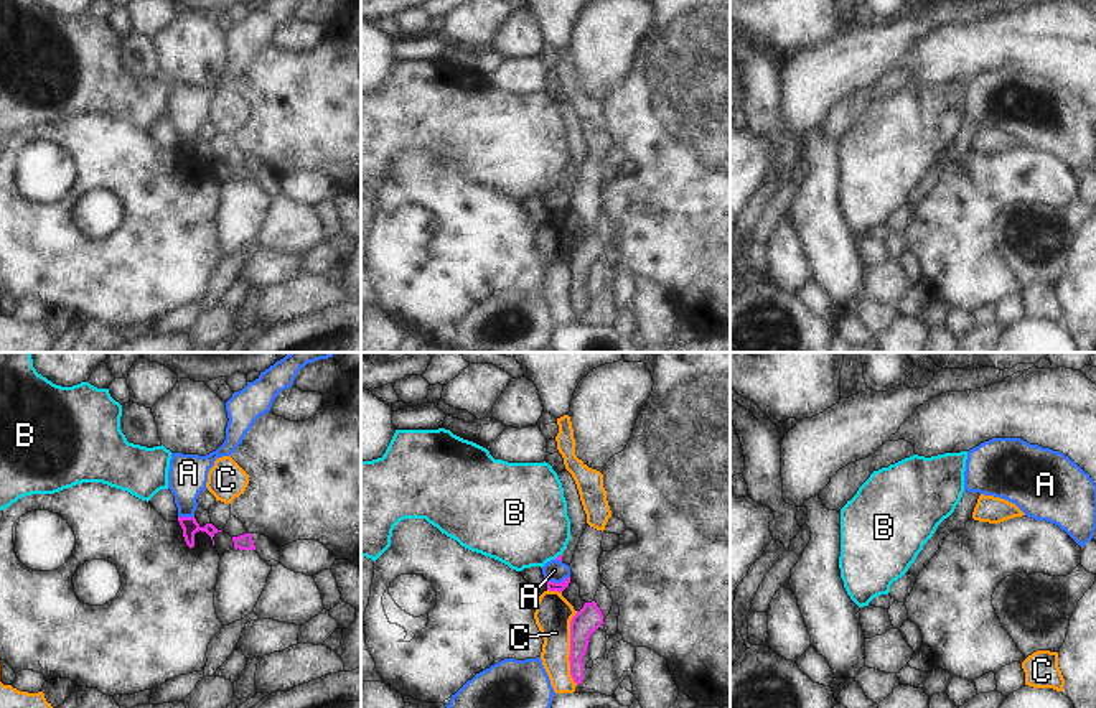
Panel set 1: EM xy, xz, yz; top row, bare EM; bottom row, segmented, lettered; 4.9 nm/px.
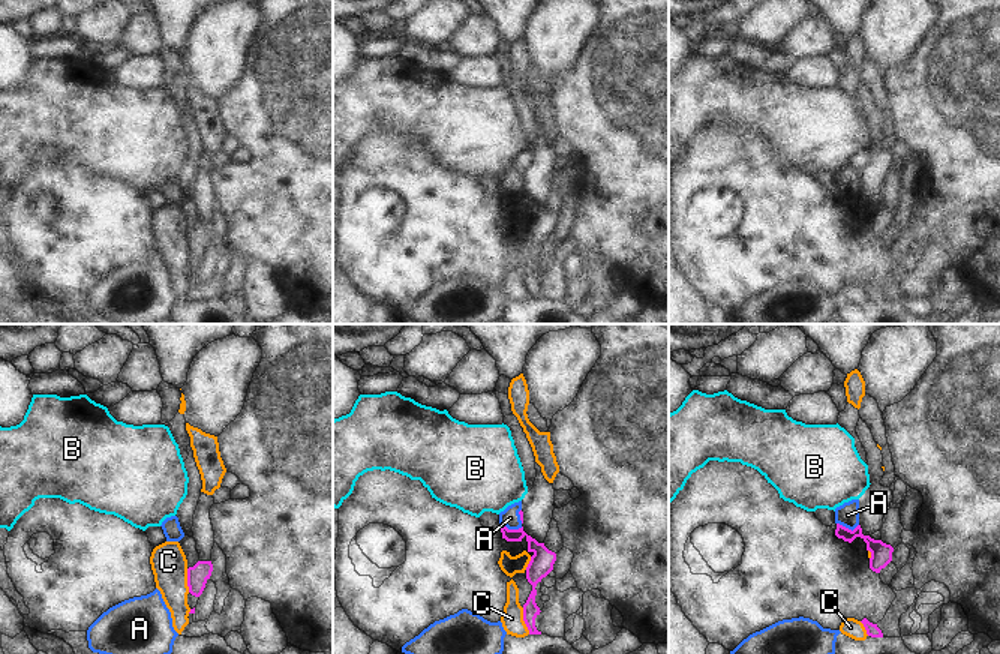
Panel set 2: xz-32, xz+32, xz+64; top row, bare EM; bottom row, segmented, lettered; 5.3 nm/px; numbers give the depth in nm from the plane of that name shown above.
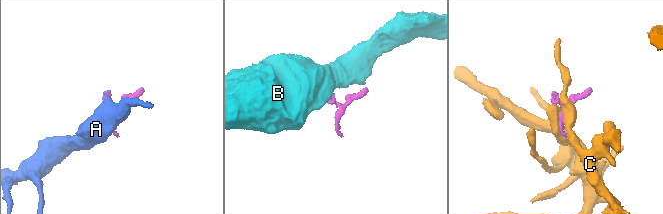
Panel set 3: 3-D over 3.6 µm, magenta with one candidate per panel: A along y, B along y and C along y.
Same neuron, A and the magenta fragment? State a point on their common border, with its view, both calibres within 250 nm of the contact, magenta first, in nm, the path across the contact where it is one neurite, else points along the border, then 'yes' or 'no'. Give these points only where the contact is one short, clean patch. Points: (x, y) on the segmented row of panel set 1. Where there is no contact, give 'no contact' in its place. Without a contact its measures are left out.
xz (557, 583) | 50/110 nm | along xz (569, 575), (561, 582), (548, 582) | no

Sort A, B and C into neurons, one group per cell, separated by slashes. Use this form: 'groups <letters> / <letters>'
groups A / B / C

